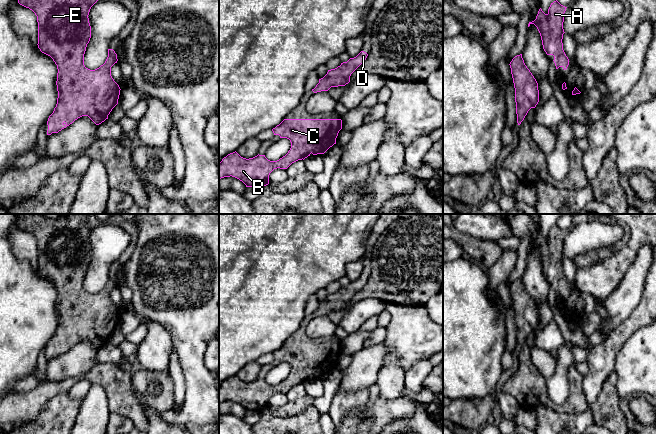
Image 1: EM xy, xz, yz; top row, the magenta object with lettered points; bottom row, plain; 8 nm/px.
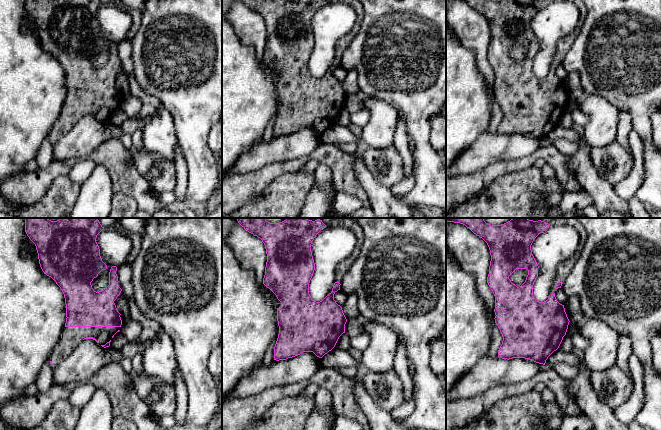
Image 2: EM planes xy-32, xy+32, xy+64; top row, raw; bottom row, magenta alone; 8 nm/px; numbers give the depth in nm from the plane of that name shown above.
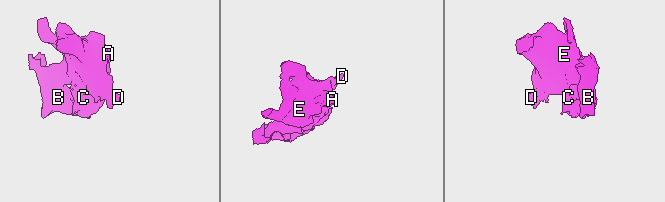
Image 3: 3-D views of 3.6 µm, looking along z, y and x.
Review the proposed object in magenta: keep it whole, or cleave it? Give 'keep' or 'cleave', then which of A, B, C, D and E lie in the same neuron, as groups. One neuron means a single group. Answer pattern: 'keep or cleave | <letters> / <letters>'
keep | A B C D E

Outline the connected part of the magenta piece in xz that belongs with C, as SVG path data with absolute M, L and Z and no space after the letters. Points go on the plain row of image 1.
M284 343L272 355L274 359L290 364L291 372L285 380L277 385L270 385L259 378L246 383L235 375L219 387L219 403L232 400L246 411L262 412L269 408L269 399L274 393L287 393L311 377L324 378L336 368L341 353L341 343Z

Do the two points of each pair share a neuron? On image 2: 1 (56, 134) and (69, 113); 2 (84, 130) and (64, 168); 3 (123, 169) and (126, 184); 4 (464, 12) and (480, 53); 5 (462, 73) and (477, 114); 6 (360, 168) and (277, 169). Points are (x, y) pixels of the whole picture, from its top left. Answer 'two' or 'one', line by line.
1: one
2: two
3: one
4: one
5: one
6: two

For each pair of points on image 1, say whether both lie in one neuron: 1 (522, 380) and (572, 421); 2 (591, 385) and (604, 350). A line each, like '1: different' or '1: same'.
1: different
2: same

